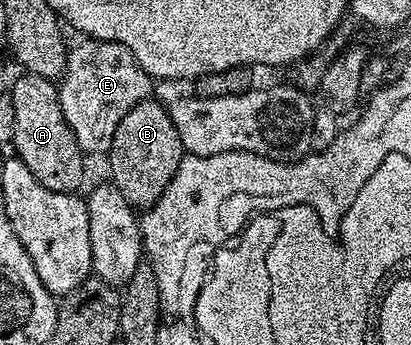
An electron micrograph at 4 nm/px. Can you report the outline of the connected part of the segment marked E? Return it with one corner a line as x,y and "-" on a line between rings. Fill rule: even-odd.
88,38
81,41
68,51
66,72
58,85
61,112
84,155
102,155
111,147
113,132
125,112
150,97
155,82
123,44

